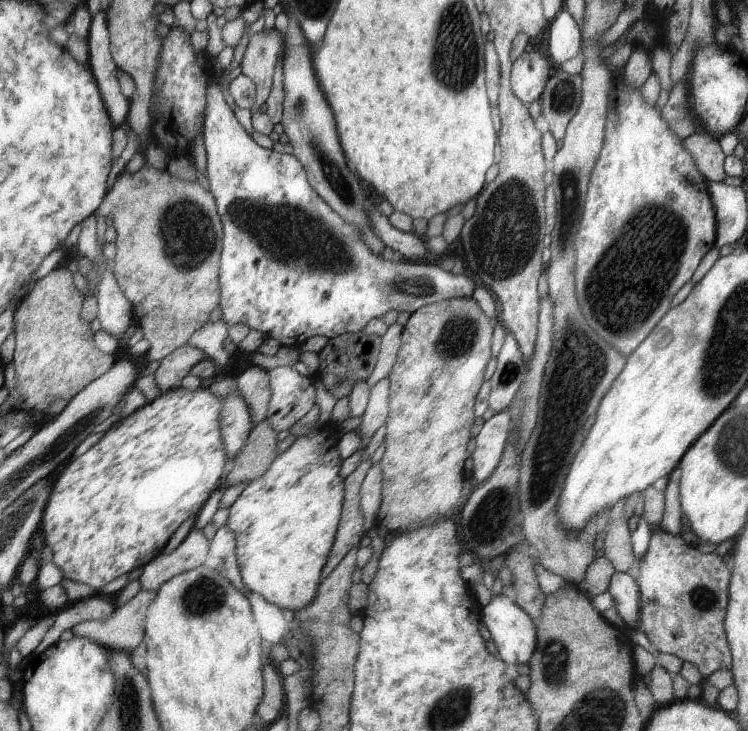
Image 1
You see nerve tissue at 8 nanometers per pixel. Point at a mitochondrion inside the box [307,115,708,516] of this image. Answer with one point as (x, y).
(627, 283)

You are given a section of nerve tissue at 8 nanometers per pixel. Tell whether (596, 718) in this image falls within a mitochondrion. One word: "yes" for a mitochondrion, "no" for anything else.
yes

